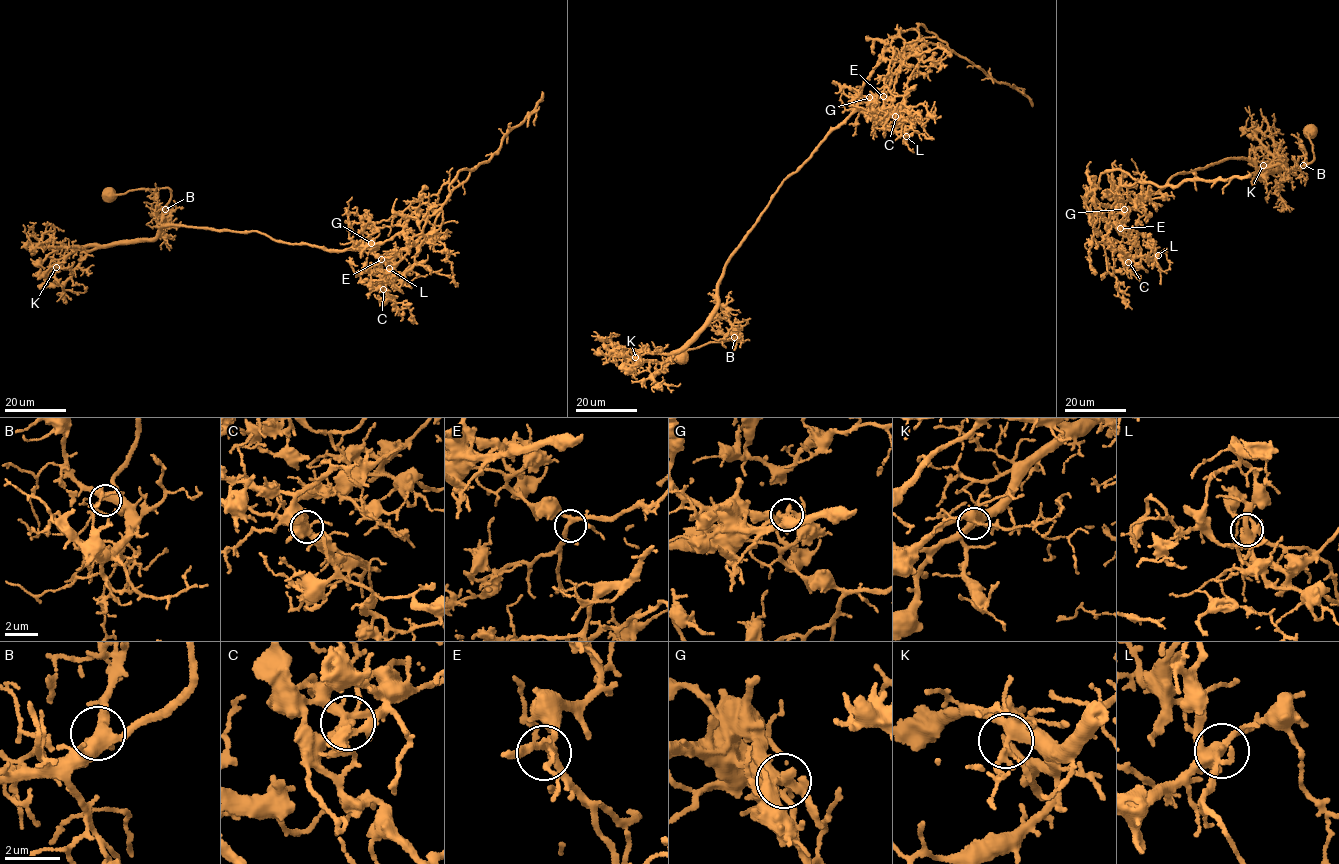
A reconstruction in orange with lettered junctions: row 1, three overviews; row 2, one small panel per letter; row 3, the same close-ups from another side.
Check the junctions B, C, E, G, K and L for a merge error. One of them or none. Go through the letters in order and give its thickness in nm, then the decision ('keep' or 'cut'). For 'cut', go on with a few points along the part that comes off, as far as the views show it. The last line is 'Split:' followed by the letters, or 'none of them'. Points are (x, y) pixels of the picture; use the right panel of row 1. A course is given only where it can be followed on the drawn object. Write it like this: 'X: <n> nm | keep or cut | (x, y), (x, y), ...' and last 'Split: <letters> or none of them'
B: 360 nm | keep
C: 280 nm | keep
E: 240 nm | keep
G: 280 nm | cut | (1124, 209), (1117, 228), (1096, 209), (1100, 174), (1136, 179), (1109, 221), (1150, 237), (1147, 259), (1167, 273)
K: 320 nm | keep
L: 420 nm | keep
Split: G

